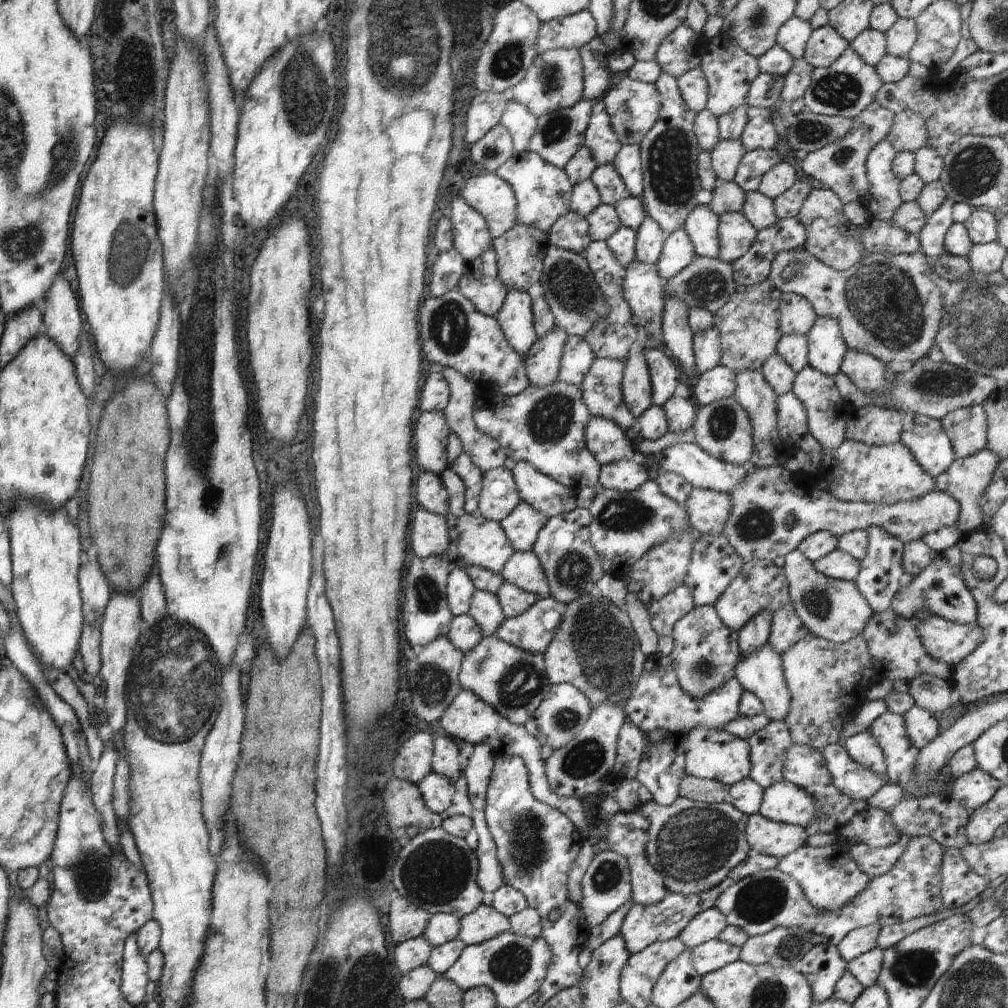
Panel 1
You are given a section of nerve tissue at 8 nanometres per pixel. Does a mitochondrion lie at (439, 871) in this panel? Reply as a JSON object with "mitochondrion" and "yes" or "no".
{"mitochondrion":"yes"}

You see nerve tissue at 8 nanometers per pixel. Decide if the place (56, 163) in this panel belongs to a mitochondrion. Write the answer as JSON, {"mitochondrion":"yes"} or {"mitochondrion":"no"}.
{"mitochondrion":"yes"}

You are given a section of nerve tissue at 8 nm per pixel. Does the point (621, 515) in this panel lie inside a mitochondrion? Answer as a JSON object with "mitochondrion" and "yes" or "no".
{"mitochondrion":"yes"}

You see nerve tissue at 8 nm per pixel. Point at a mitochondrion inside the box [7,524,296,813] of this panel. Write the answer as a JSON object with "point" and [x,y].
{"point":[175,690]}

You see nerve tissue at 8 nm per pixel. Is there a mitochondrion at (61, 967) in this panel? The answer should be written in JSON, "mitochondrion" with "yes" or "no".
{"mitochondrion":"no"}

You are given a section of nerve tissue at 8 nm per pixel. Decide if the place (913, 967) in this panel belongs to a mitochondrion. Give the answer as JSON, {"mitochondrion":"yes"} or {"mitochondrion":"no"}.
{"mitochondrion":"yes"}

